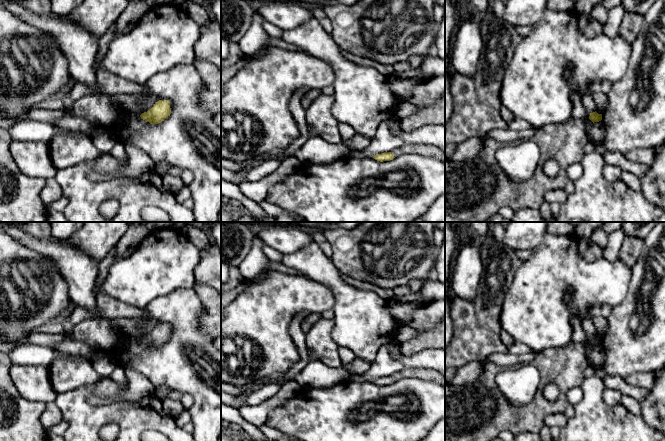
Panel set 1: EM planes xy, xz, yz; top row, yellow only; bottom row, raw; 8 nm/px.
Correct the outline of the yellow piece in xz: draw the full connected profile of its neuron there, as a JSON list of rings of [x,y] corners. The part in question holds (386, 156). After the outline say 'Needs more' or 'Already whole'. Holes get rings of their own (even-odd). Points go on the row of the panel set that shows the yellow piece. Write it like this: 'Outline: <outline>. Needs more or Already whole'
Outline: [[[404,143],[402,146],[393,149],[391,152],[384,152],[381,154],[377,154],[373,158],[380,162],[390,161],[406,153],[416,153],[422,156],[432,157],[445,162],[445,151],[437,146],[429,144],[415,145],[415,144]]]. Needs more

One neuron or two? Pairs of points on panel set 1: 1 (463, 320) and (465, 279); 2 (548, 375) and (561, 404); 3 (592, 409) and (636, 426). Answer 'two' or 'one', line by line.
1: two
2: one
3: one

